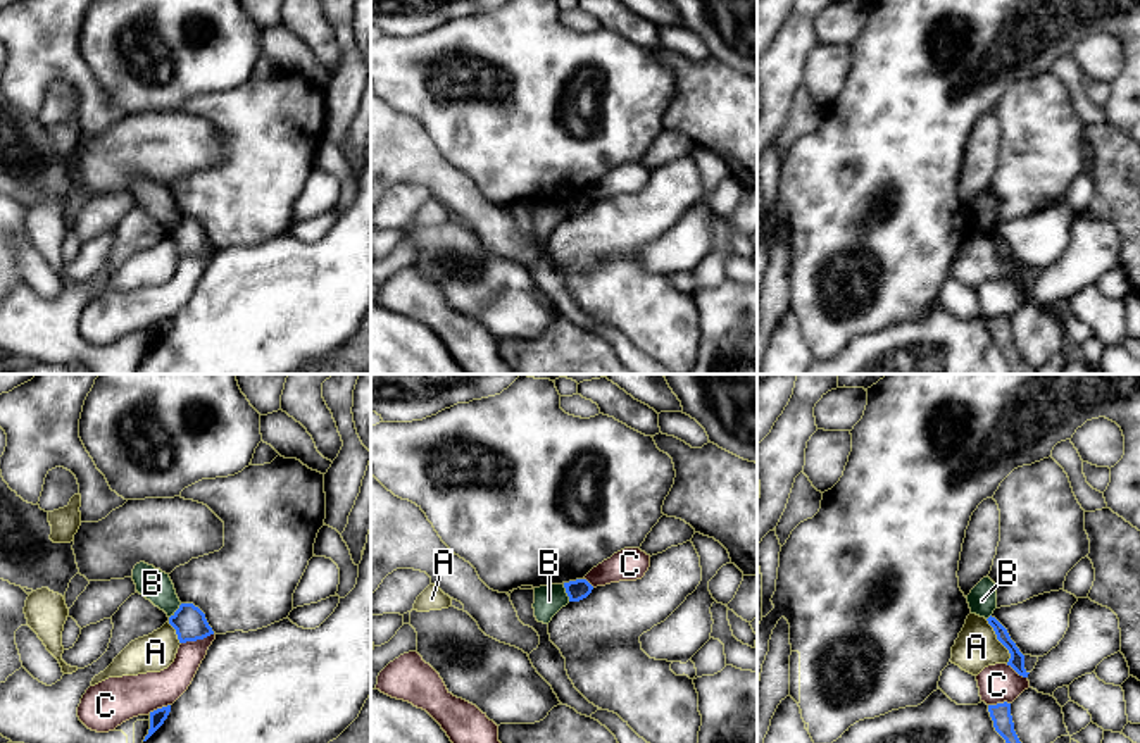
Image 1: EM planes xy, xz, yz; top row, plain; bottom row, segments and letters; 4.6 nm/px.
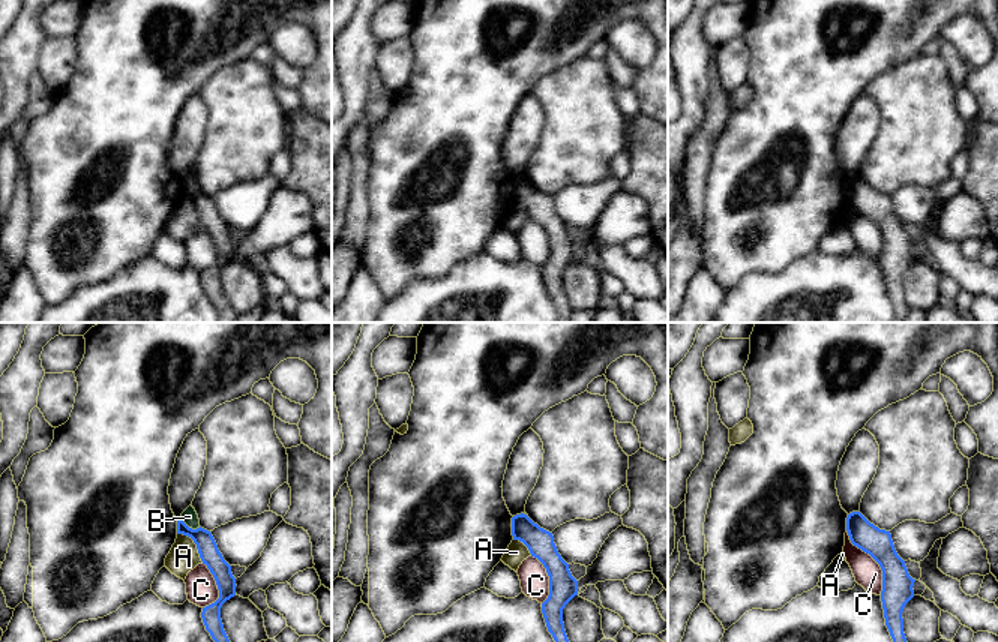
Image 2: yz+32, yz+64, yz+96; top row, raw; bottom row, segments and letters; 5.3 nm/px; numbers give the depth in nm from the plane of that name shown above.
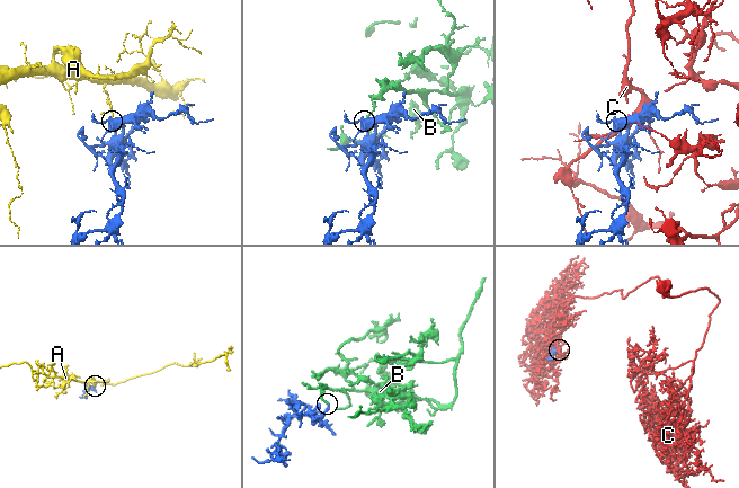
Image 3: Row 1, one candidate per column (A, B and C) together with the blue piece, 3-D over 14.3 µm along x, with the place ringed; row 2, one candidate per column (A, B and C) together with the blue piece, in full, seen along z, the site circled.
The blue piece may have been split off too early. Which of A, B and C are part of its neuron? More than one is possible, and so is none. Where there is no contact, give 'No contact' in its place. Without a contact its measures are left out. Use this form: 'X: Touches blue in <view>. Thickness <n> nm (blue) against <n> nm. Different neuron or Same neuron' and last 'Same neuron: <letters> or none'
A: Touches blue in yz. Thickness 70 nm (blue) against 200 nm. Different neuron
B: Touches blue in xz. Thickness 100 nm (blue) against 140 nm. Different neuron
C: Touches blue in xy. Thickness 150 nm (blue) against 150 nm. Different neuron
Same neuron: none

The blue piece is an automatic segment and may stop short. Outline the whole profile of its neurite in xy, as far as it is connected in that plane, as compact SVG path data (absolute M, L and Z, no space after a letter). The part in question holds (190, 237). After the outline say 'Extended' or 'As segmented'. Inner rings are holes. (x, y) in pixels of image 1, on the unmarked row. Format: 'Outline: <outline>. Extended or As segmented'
Outline: M181 217L169 231L169 238L176 243L179 257L204 253L214 248L205 228L193 217Z. As segmented

